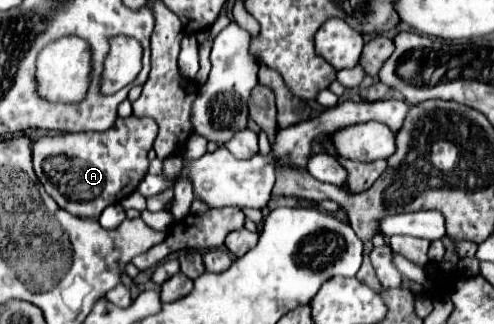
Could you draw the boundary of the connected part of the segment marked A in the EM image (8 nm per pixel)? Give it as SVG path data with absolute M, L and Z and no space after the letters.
M117 118L117 124L109 132L67 132L55 136L41 136L33 142L33 166L39 182L45 186L47 194L69 214L79 218L99 218L109 204L117 204L127 194L137 190L137 184L147 176L149 158L147 152L157 136L157 122L153 118Z

